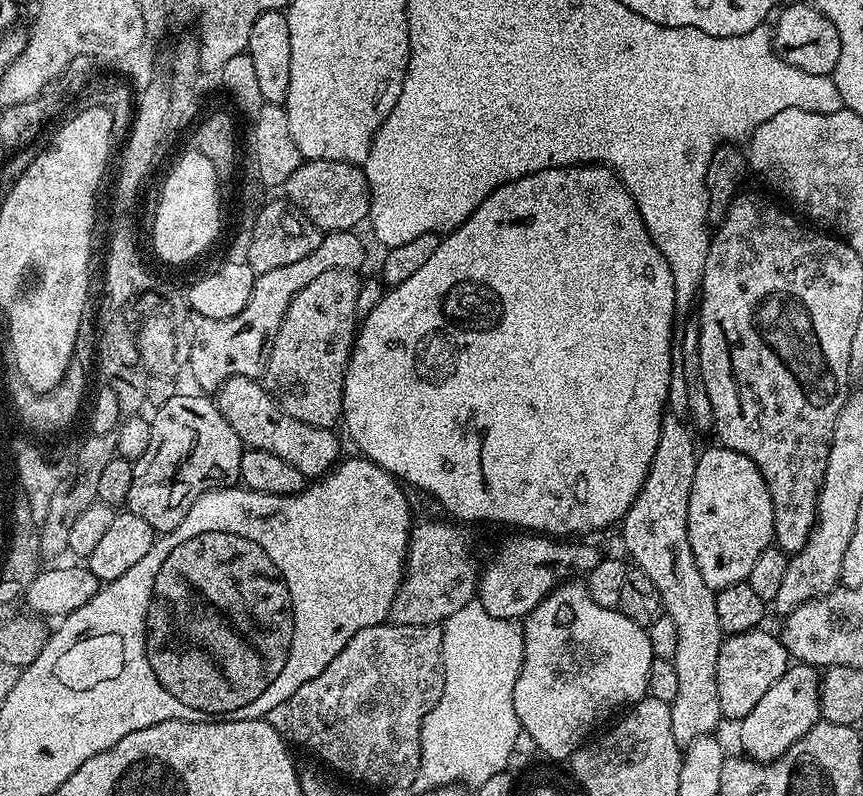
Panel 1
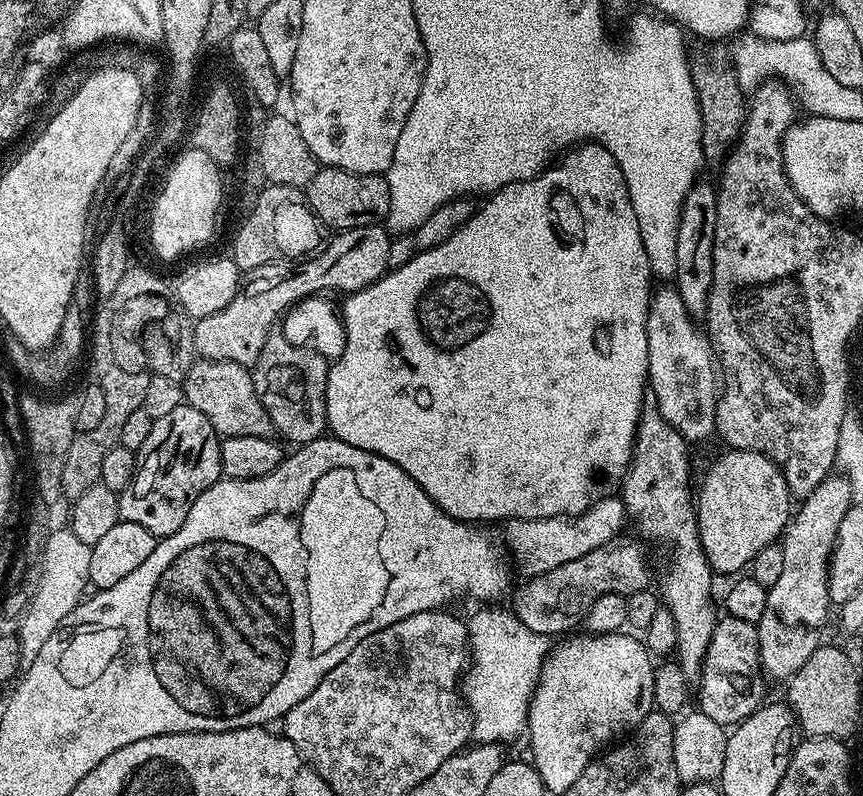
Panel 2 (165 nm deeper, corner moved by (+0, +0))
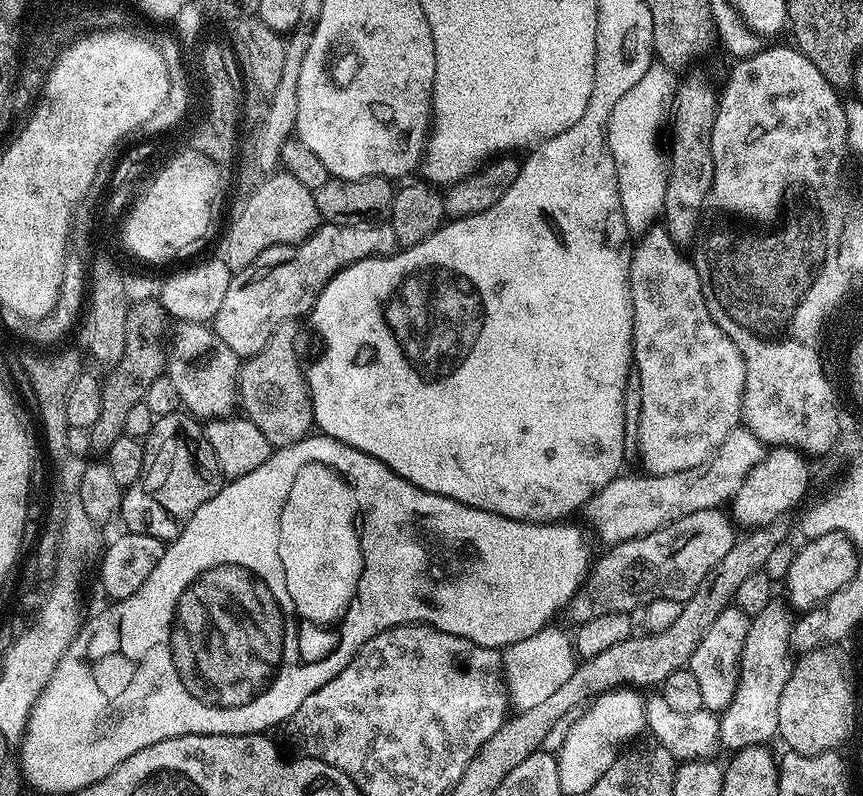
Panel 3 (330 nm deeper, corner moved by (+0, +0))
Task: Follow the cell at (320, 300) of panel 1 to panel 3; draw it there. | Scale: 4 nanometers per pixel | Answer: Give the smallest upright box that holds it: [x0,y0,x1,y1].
[236,327,313,449]

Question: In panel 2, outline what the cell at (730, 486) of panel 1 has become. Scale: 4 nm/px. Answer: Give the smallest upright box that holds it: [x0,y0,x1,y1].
[695,448,794,577]

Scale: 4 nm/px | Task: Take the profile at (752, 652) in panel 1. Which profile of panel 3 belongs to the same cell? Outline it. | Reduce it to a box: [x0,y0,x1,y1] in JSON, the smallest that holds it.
[686,607,752,713]

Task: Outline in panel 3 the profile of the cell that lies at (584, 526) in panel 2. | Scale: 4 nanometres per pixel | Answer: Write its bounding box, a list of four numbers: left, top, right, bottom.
[586,426,766,546]

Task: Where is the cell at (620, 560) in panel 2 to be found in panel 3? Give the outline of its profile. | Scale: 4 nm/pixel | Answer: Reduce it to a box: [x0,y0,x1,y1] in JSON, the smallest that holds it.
[582,508,738,620]

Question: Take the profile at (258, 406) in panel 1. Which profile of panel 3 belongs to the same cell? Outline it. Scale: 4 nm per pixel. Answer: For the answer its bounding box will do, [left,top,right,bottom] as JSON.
[166,320,241,422]

